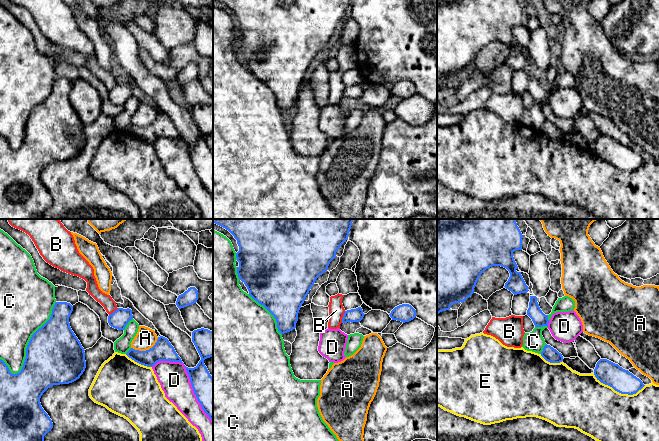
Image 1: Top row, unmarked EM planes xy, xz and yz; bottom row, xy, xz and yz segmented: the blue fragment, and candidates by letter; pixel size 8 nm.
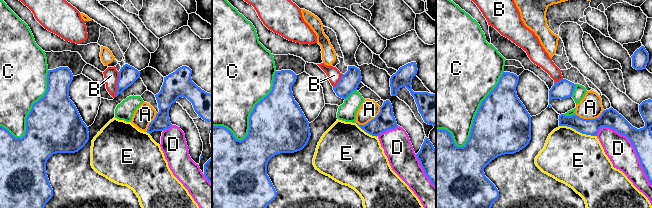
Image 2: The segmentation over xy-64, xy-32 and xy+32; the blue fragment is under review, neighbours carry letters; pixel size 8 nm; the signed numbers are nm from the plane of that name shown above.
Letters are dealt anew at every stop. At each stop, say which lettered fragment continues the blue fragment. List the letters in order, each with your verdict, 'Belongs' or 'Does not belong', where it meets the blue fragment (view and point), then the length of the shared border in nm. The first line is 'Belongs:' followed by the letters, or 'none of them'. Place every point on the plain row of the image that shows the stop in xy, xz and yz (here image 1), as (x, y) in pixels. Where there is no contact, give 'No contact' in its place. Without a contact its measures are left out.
Belongs: none of them
A: Does not belong. Touches blue at xy (146, 126). Shared border 240 nm
B: Does not belong. Touches blue at xz (343, 93). Shared border 100 nm
C: Does not belong. Touches blue at xy (30, 116). Shared border 700 nm
D: Does not belong. Touches blue at xy (190, 156). Shared border 650 nm
E: Does not belong. Touches blue at yz (619, 168). Shared border 440 nm

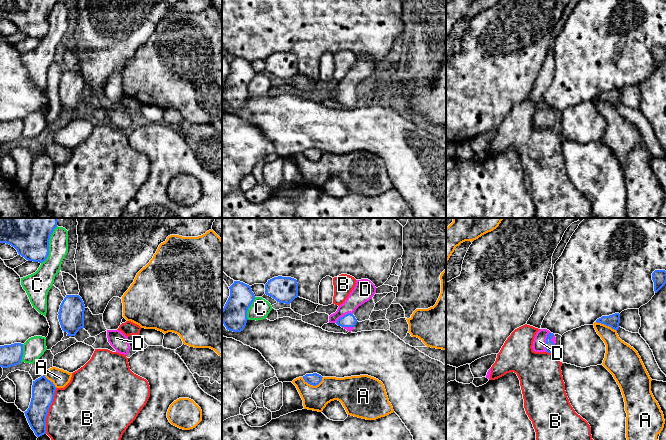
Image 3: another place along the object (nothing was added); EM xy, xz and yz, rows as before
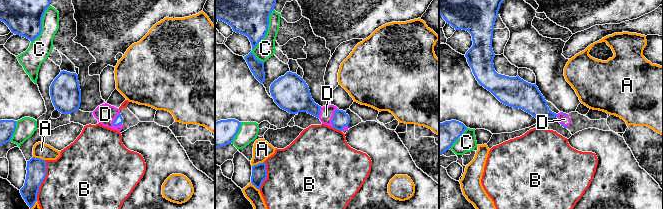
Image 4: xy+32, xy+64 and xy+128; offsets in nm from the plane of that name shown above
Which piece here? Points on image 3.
Belongs: D
A: Does not belong. Touches blue at xz (313, 161). Shared border 180 nm
B: Does not belong. Touches blue at xy (48, 186). Shared border 380 nm
C: Does not belong. Touches blue at xy (48, 21). Shared border 340 nm
D: Belongs. Touches blue at yz (546, 118). Shared border 170 nm

